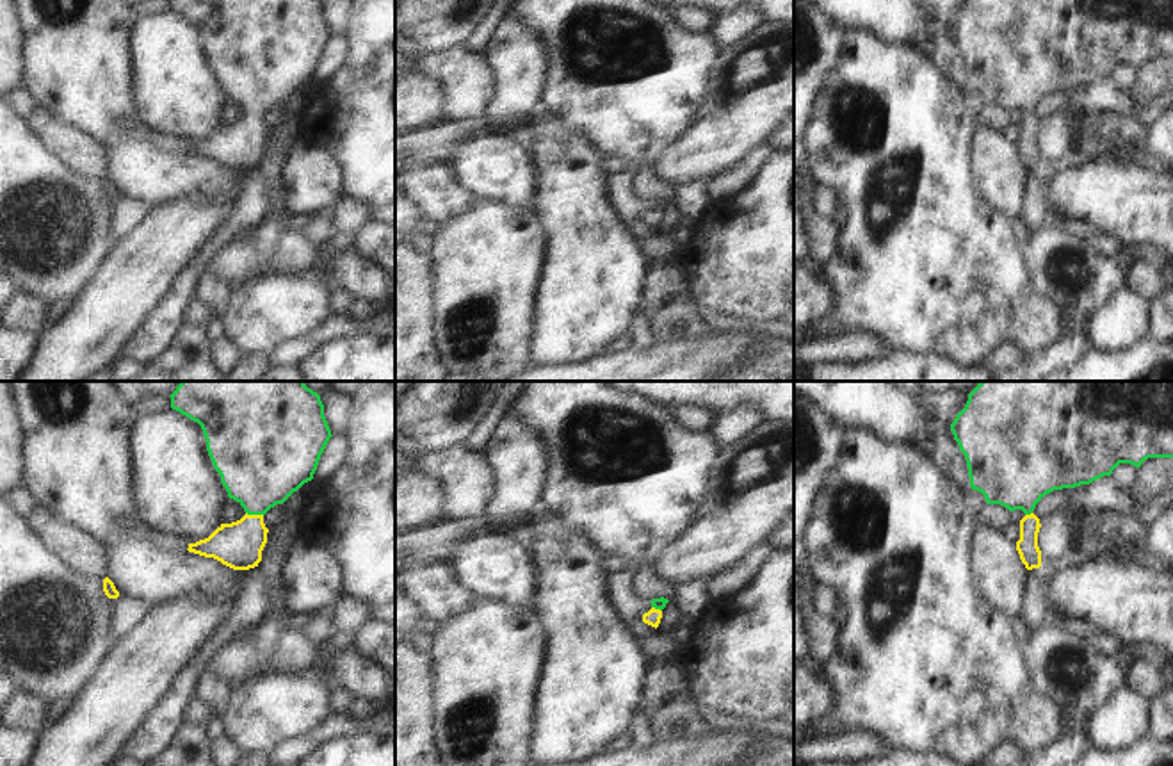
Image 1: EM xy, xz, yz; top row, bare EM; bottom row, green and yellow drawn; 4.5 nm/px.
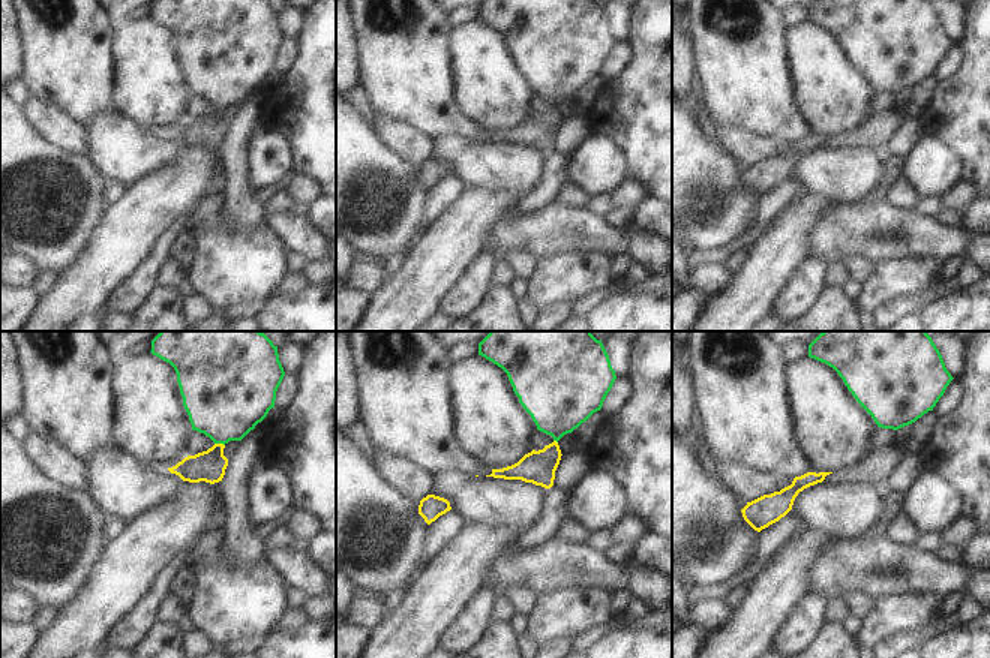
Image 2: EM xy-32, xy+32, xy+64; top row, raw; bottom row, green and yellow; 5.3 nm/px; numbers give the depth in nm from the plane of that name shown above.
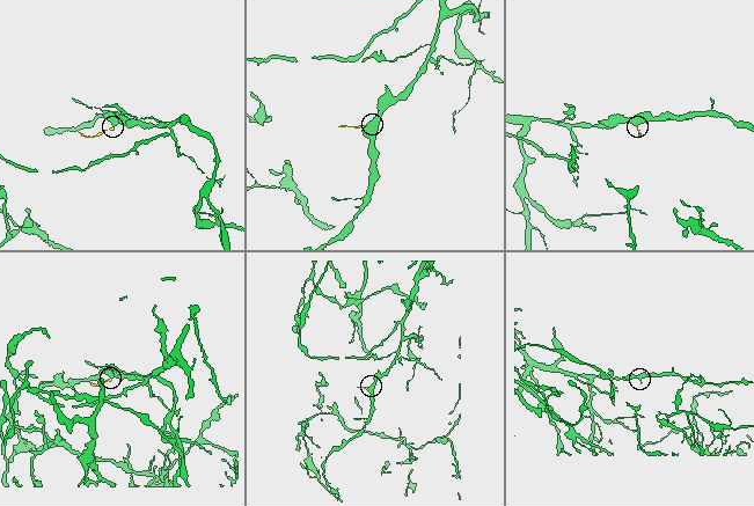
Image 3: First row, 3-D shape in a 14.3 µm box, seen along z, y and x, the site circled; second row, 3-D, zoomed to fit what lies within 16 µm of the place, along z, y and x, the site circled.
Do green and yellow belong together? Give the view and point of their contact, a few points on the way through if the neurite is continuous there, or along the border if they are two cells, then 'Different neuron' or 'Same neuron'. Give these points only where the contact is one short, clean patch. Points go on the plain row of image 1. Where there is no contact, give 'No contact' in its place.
Touches green at xy (255, 114). Path across: xy (262, 61), (255, 114), (250, 134), (239, 146). Same neuron

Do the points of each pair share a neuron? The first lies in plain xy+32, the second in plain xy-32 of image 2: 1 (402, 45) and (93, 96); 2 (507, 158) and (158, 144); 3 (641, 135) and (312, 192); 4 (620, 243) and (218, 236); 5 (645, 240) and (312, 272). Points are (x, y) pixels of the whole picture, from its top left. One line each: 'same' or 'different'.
1: same
2: same
3: different
4: different
5: different

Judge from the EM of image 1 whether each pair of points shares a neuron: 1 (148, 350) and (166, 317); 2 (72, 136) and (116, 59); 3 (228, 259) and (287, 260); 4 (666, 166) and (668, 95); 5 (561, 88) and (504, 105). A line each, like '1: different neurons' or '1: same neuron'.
1: same neuron
2: different neurons
3: same neuron
4: different neurons
5: different neurons

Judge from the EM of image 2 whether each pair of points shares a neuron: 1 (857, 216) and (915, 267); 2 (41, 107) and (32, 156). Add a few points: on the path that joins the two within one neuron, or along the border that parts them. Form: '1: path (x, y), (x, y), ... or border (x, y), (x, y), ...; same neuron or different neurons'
1: border (941, 258), (900, 257), (882, 260), (876, 266); different neurons
2: border (21, 105), (32, 123), (53, 143), (65, 149); different neurons

